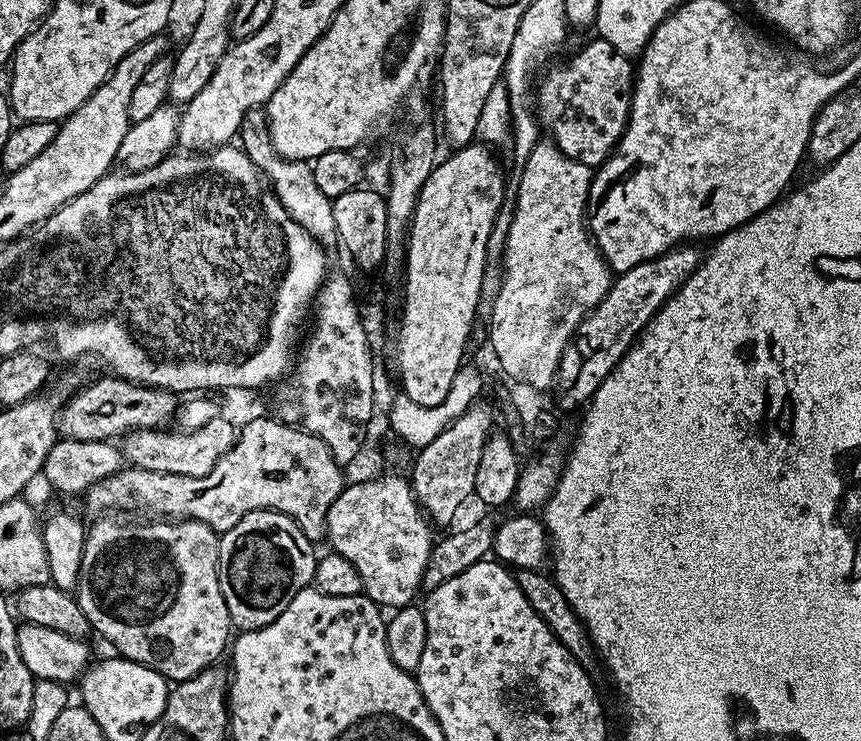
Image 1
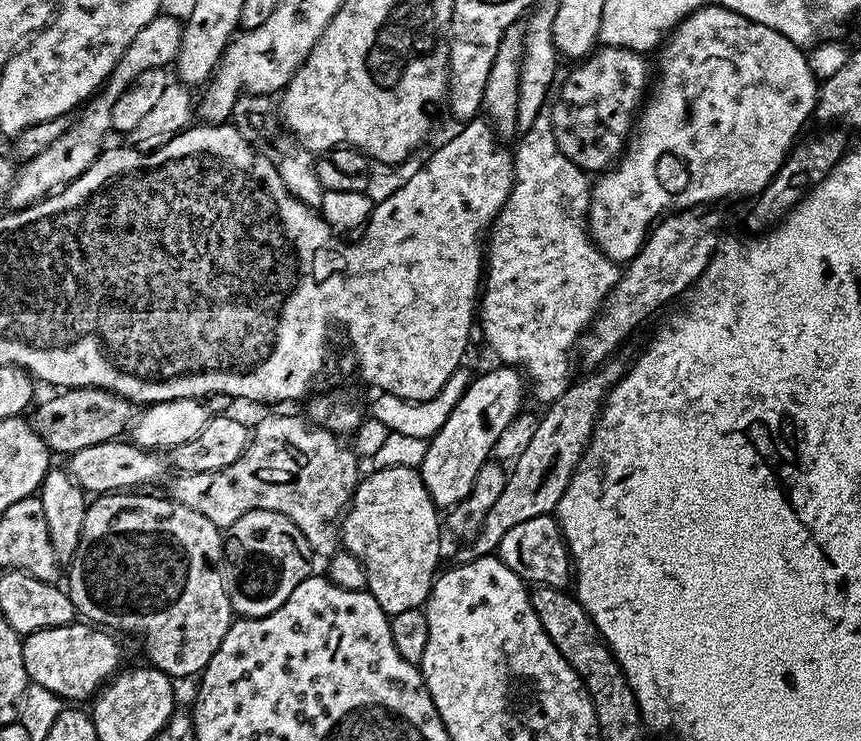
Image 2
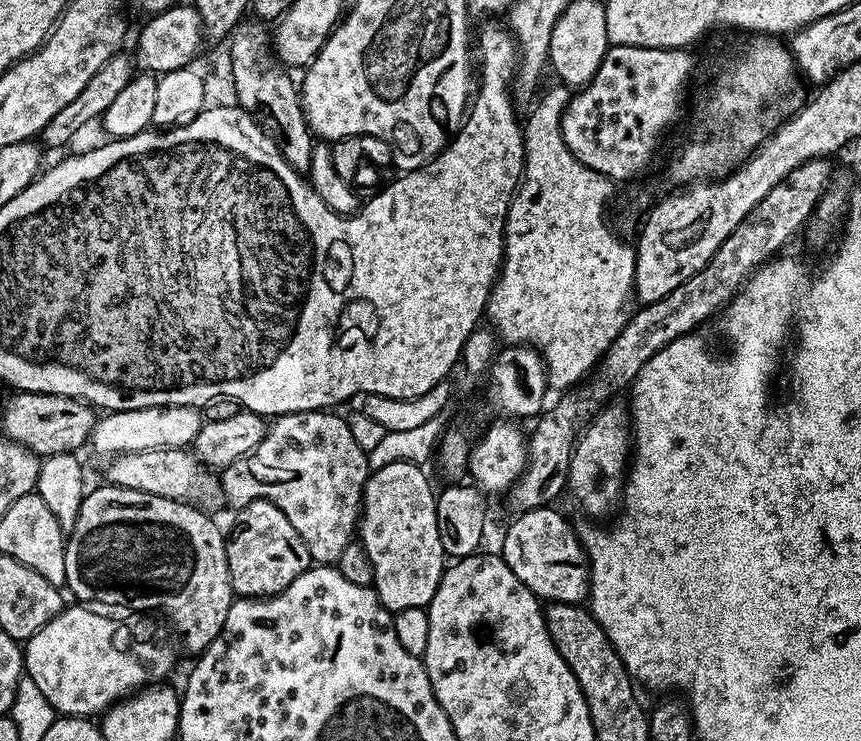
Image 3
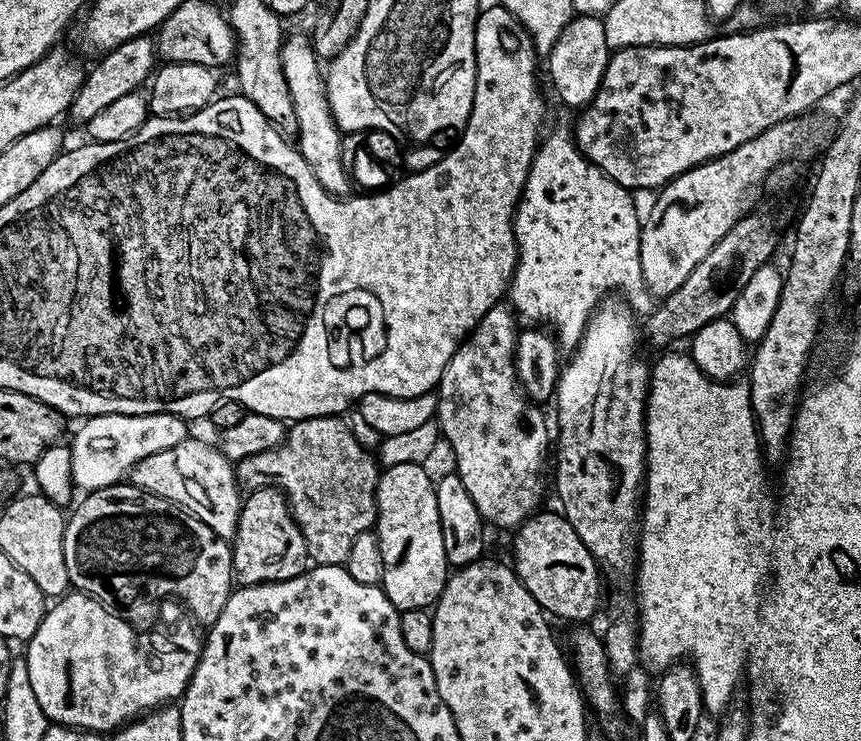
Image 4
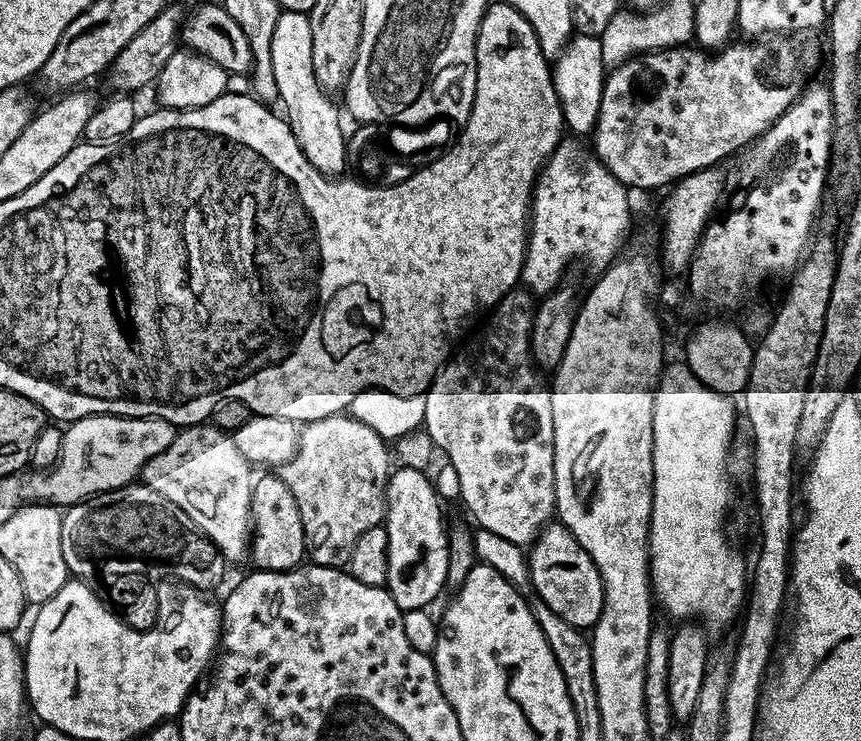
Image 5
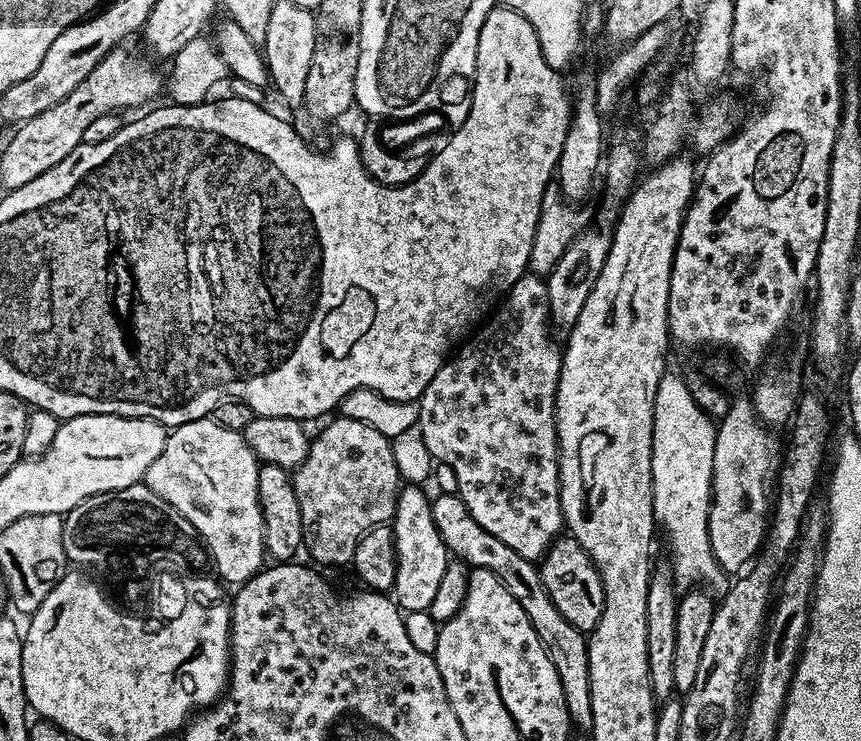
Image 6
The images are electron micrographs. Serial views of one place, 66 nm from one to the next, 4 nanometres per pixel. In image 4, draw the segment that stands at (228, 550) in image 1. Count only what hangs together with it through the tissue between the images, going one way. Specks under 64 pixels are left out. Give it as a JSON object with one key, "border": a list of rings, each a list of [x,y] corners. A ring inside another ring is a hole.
{"border":[[[253,488],[243,497],[236,535],[231,537],[232,574],[241,585],[273,584],[294,578],[309,567],[306,538],[276,488]]]}

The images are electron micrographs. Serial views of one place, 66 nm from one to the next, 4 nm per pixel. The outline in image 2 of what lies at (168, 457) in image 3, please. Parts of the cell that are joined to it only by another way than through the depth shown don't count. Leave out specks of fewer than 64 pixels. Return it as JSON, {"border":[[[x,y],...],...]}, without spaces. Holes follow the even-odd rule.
{"border":[[[124,438],[107,440],[106,442],[98,442],[94,446],[86,446],[86,450],[78,450],[71,453],[67,457],[66,471],[72,475],[72,479],[76,481],[76,485],[83,488],[88,494],[107,494],[110,492],[118,492],[121,490],[136,490],[139,484],[152,484],[155,480],[160,480],[164,476],[164,464],[166,468],[166,460],[163,455],[157,454],[155,451],[147,448],[139,448],[134,443]]]}

